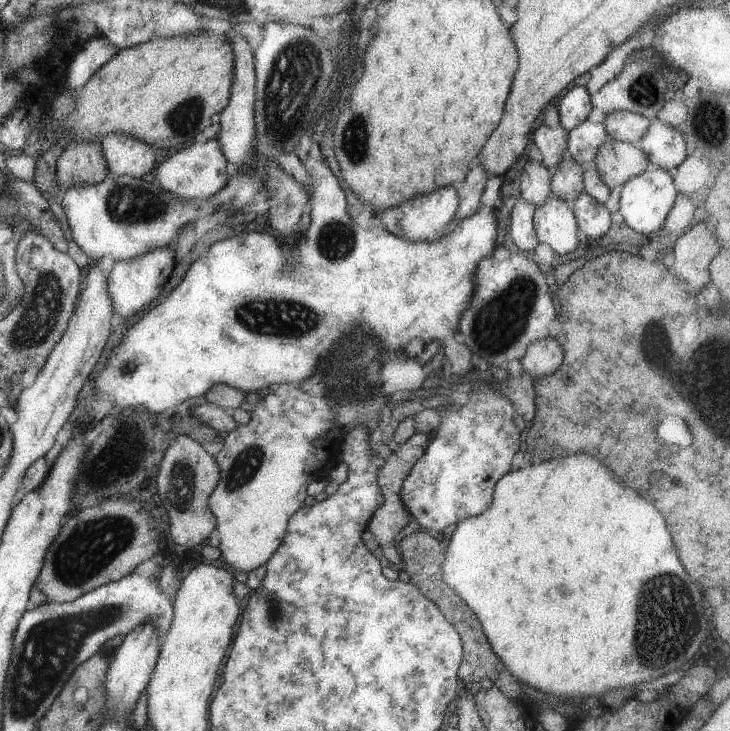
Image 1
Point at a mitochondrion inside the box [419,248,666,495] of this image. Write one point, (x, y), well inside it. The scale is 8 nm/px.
(499, 323)

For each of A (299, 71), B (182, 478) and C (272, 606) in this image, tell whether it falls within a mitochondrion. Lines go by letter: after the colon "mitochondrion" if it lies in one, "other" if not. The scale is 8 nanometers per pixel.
A: mitochondrion
B: mitochondrion
C: mitochondrion

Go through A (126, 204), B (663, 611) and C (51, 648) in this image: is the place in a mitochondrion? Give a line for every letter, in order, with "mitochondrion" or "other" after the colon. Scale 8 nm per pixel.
A: mitochondrion
B: mitochondrion
C: mitochondrion

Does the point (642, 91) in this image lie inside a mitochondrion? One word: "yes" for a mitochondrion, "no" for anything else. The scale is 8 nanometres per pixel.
yes

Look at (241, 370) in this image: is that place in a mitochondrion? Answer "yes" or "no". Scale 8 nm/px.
no

